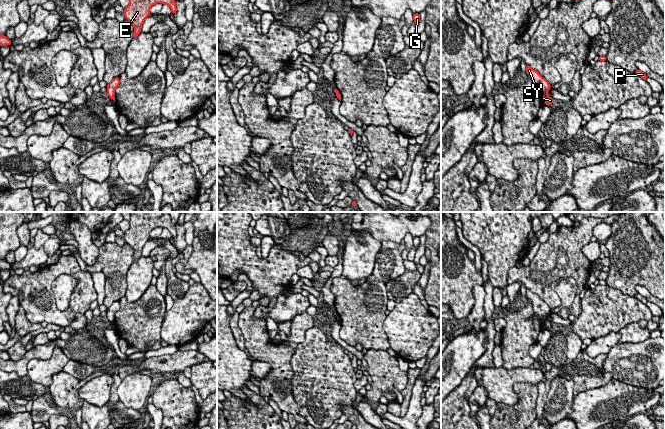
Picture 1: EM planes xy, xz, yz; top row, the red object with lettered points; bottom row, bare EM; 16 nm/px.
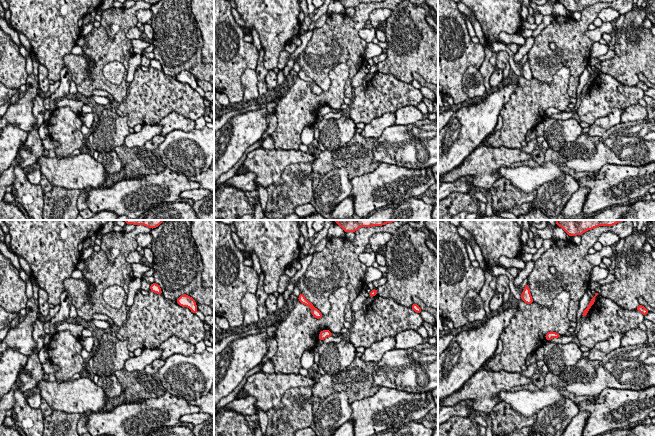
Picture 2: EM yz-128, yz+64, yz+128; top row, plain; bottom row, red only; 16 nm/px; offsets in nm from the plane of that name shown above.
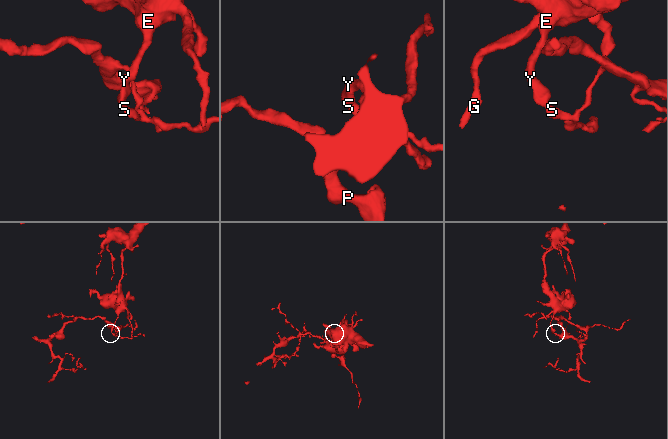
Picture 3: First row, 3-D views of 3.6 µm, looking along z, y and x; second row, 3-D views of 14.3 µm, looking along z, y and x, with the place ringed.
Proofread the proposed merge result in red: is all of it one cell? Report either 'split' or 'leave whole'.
split

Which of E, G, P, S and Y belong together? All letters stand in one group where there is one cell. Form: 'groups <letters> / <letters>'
groups E G Y / P S

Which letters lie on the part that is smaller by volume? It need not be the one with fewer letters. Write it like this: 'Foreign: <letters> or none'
Foreign: P, S

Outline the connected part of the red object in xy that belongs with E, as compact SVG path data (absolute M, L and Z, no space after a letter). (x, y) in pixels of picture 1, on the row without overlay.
M130 212L129 229L124 232L125 242L134 250L133 262L136 262L141 256L142 248L144 244L149 241L150 232L157 228L167 228L172 238L177 236L176 225L172 223L169 212Z

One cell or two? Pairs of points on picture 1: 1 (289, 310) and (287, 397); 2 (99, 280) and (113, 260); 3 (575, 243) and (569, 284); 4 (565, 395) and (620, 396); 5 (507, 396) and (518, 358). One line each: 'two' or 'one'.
1: two
2: two
3: two
4: two
5: two

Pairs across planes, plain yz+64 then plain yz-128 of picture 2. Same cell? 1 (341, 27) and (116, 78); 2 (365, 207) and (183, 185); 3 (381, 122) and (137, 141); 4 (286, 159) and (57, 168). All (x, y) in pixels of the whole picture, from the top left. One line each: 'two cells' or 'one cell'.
1: two cells
2: one cell
3: one cell
4: one cell

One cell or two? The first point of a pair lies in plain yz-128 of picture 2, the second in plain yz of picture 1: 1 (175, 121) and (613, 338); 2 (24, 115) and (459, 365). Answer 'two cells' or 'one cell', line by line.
1: two cells
2: two cells

